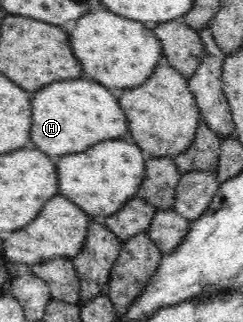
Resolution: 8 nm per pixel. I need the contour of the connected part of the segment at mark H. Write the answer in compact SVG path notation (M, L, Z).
M61 80L47 84L31 100L31 147L53 159L87 148L105 140L130 139L127 115L119 107L114 91L87 80Z

